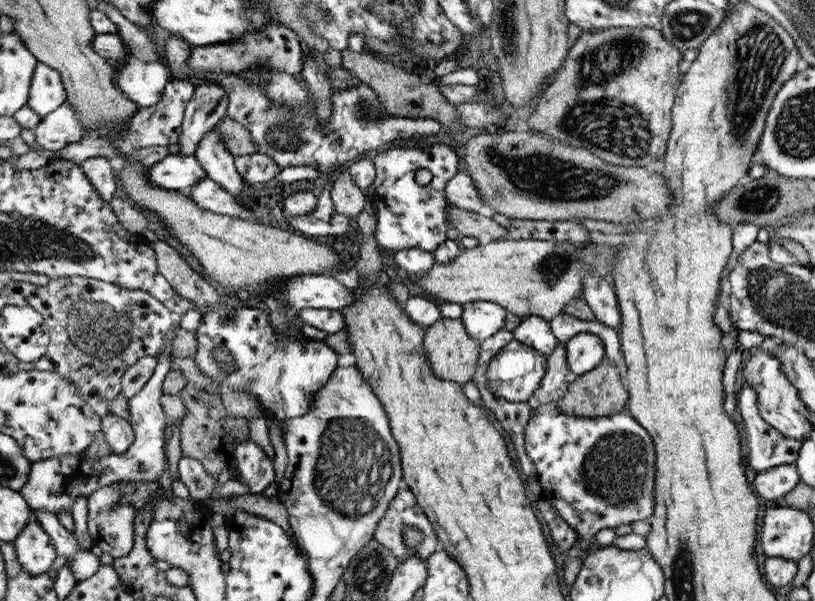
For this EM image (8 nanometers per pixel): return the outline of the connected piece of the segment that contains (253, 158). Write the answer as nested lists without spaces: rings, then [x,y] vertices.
[[[258,152],[235,157],[235,167],[243,179],[250,184],[269,182],[281,172],[281,169],[272,158]]]

